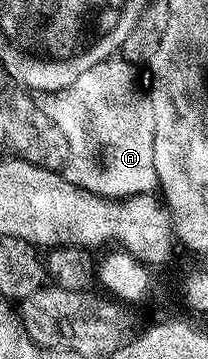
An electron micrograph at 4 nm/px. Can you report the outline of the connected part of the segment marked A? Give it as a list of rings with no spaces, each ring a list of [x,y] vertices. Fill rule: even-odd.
[[[104,58],[87,70],[65,90],[44,92],[38,101],[43,113],[59,127],[63,141],[67,143],[67,159],[65,161],[66,183],[82,190],[87,194],[94,194],[99,198],[115,198],[111,196],[138,197],[140,194],[151,194],[158,189],[159,175],[153,166],[153,138],[155,137],[155,123],[153,110],[146,91],[139,89],[135,81],[136,65],[122,58],[110,60]]]

